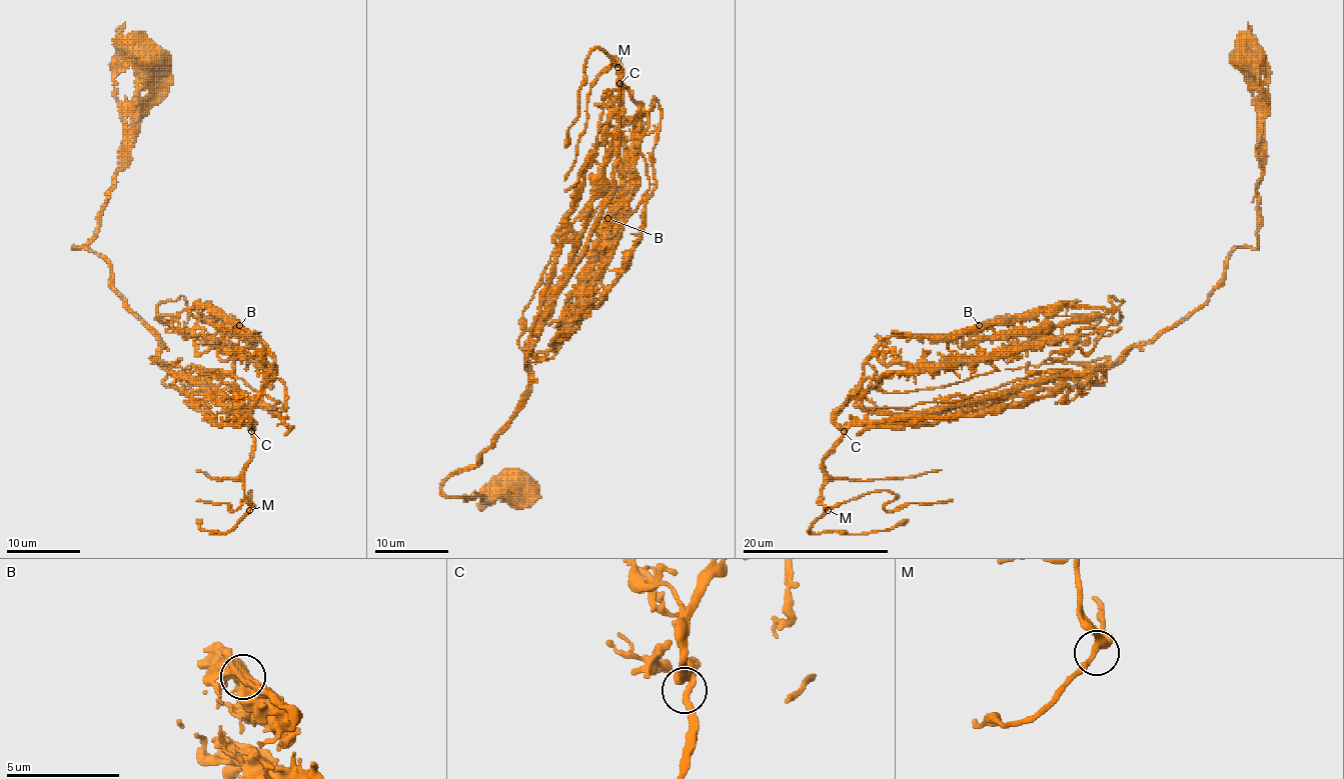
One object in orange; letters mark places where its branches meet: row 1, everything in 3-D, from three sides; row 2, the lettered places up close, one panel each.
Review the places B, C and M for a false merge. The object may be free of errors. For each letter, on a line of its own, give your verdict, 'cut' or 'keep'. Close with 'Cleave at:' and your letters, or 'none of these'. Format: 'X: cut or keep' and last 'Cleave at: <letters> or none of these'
B: keep
C: keep
M: keep
Cleave at: none of these

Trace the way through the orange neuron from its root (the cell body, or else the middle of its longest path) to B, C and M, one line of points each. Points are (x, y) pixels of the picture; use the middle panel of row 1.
B: (513, 485), (489, 501), (441, 490), (528, 386), (621, 85), (641, 109), (617, 125), (606, 219)
C: (513, 485), (489, 501), (441, 490), (478, 463), (528, 386), (539, 323), (612, 149), (619, 83)
M: (513, 485), (489, 501), (441, 490), (478, 463), (528, 386), (539, 323), (612, 149), (617, 67)

